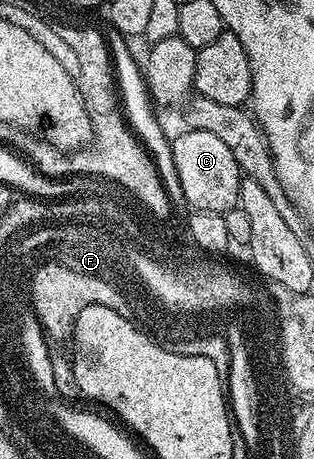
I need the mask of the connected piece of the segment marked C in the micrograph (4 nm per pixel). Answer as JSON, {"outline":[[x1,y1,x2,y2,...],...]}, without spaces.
{"outline":[[187,128,173,138,170,150,172,163,176,163,176,175,180,175,180,187,184,187,184,199,191,210,216,212,225,215,230,209,239,208,238,196,244,180,231,147,204,130]]}

